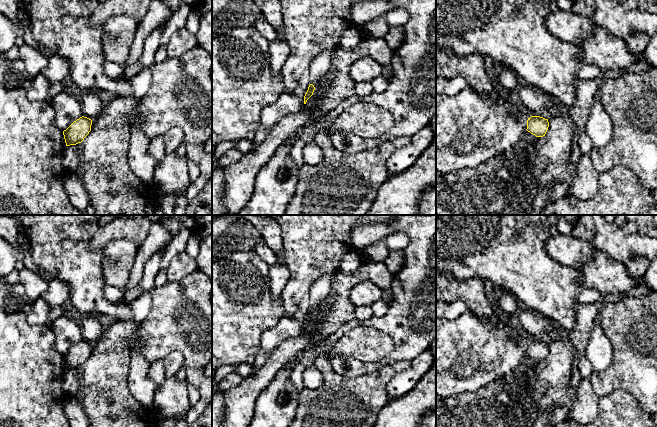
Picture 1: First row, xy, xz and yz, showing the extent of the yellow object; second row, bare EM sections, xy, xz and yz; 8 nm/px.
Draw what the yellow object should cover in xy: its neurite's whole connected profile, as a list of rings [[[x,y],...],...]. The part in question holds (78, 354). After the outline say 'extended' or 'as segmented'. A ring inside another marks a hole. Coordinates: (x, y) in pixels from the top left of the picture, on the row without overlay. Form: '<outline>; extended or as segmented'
[[[80,341],[63,355],[66,370],[81,367],[91,355],[92,344],[87,341]]]; as segmented

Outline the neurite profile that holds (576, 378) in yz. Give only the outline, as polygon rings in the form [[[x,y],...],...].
[[[574,360],[572,367],[571,367],[571,371],[572,371],[572,378],[571,378],[572,388],[570,389],[568,393],[568,398],[572,397],[573,393],[578,389],[578,386],[581,380],[583,379],[579,372],[577,360]]]

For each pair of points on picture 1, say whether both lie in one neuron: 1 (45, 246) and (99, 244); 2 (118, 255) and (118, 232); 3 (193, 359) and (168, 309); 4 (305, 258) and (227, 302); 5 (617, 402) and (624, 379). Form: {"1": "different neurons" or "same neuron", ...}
{"1": "different neurons", "2": "different neurons", "3": "same neuron", "4": "different neurons", "5": "different neurons"}

